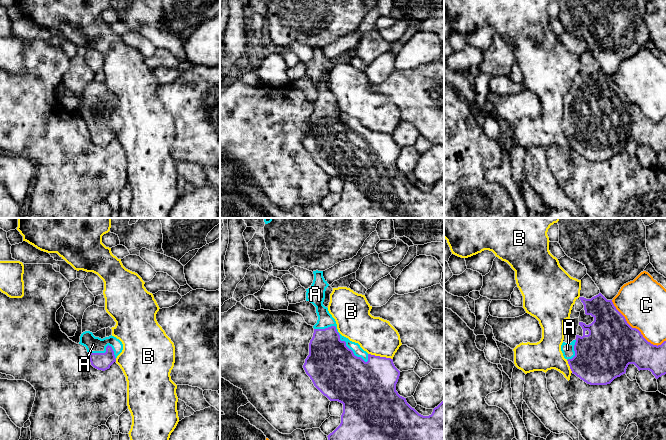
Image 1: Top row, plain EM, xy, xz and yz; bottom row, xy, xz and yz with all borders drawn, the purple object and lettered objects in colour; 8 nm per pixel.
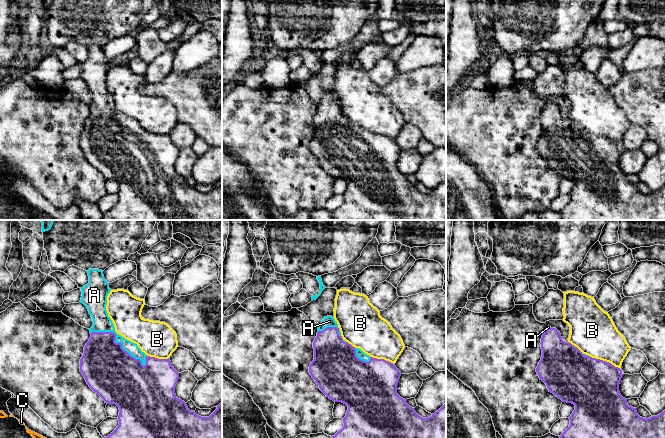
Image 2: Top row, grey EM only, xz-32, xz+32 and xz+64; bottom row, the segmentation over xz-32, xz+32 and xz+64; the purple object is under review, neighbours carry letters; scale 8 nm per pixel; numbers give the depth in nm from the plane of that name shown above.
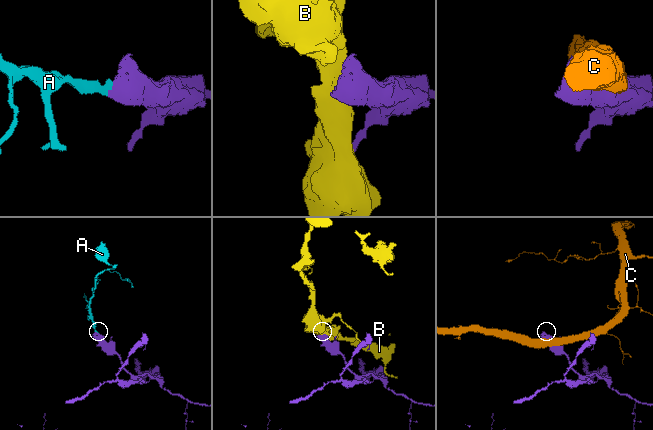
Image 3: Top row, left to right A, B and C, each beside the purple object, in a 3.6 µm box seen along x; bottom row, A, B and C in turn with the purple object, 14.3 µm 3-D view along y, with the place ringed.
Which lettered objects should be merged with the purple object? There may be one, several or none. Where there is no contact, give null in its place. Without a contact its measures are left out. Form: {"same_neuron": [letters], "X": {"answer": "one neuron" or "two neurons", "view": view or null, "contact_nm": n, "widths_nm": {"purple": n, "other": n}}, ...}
{"same_neuron": ["A"], "A": {"answer": "one neuron", "view": "xz", "contact_nm": 500, "widths_nm": {"purple": 400, "other": 120}}, "B": {"answer": "two neurons", "view": "xz", "contact_nm": 200, "widths_nm": {"purple": 400, "other": 300}}, "C": {"answer": "two neurons", "view": "yz", "contact_nm": 550, "widths_nm": {"purple": 420, "other": 380}}}

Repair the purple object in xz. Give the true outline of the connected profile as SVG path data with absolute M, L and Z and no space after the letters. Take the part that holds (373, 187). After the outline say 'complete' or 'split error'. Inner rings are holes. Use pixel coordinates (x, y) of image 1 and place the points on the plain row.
M313 47L314 56L306 65L306 77L316 83L317 99L313 102L314 109L309 119L309 131L303 144L314 162L330 177L343 180L340 201L330 209L328 218L444 218L444 176L433 185L429 192L419 190L396 167L400 147L395 143L393 135L368 130L358 119L342 112L337 105L335 95L323 81L325 67L329 62L323 53L323 47Z; split error

